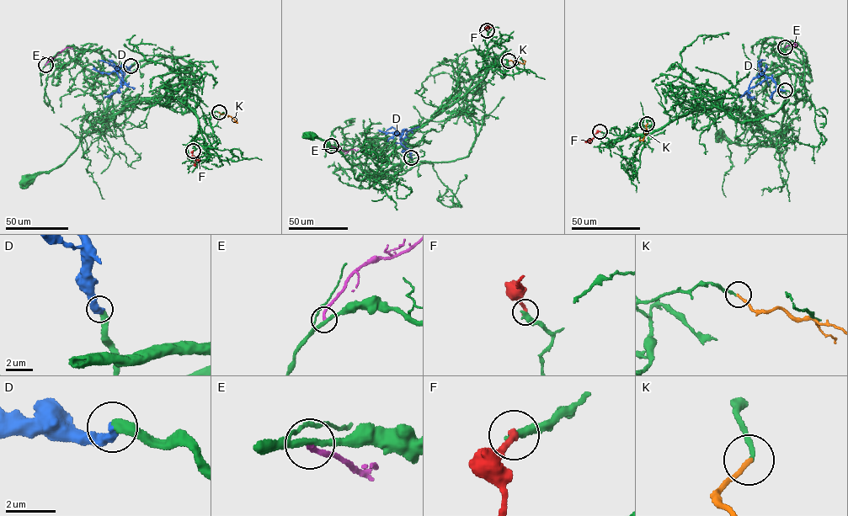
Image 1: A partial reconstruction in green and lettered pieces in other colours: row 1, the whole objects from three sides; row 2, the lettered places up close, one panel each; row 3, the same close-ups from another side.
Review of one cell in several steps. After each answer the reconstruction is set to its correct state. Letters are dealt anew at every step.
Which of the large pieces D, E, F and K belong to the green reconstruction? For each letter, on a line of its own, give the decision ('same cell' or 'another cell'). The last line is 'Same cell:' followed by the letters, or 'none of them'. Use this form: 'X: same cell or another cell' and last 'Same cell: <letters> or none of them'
D: same cell
E: another cell
F: another cell
K: another cell
Same cell: D

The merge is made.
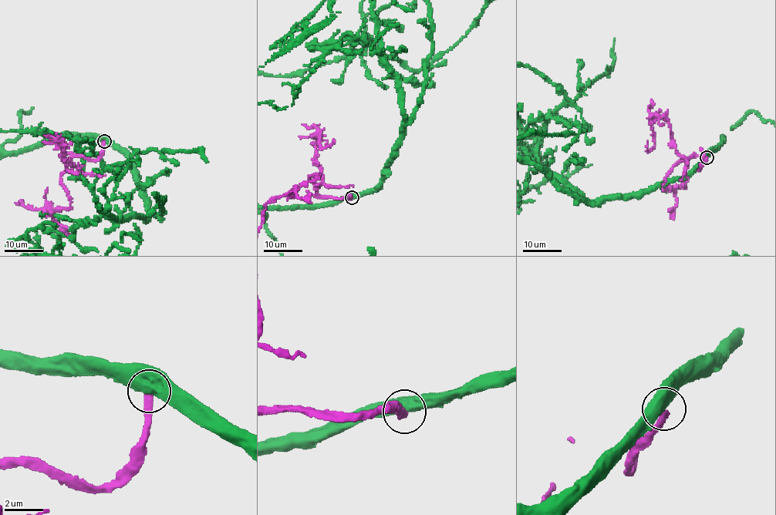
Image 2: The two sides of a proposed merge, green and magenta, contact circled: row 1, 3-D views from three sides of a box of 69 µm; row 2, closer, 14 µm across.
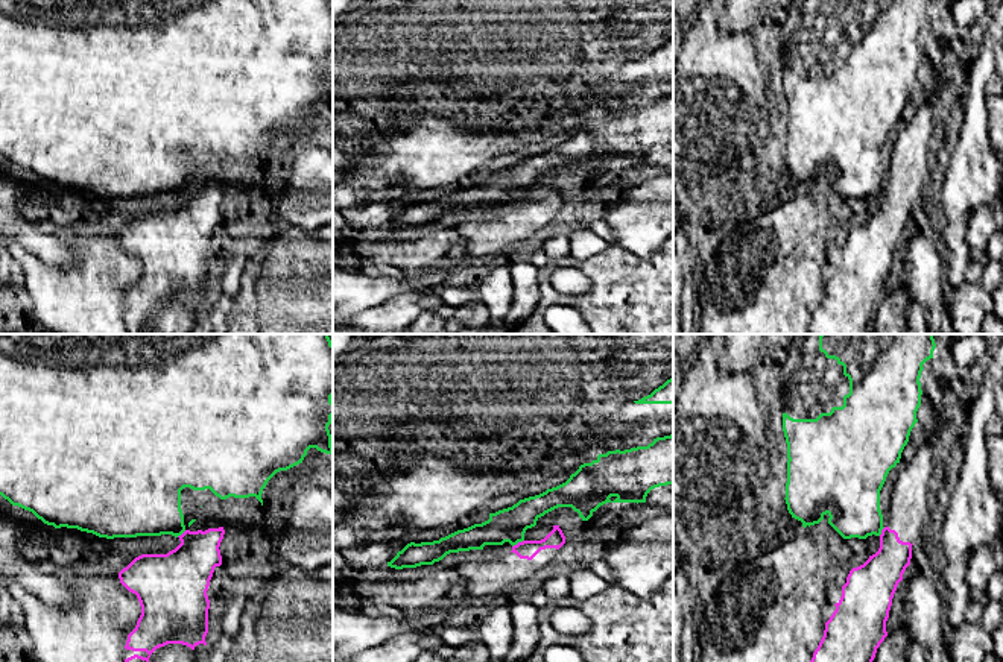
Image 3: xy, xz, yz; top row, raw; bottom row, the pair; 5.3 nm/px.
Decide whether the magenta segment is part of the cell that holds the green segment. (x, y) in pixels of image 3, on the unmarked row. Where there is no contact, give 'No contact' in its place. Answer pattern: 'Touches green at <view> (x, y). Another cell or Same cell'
Touches green at xz (517, 202). Another cell

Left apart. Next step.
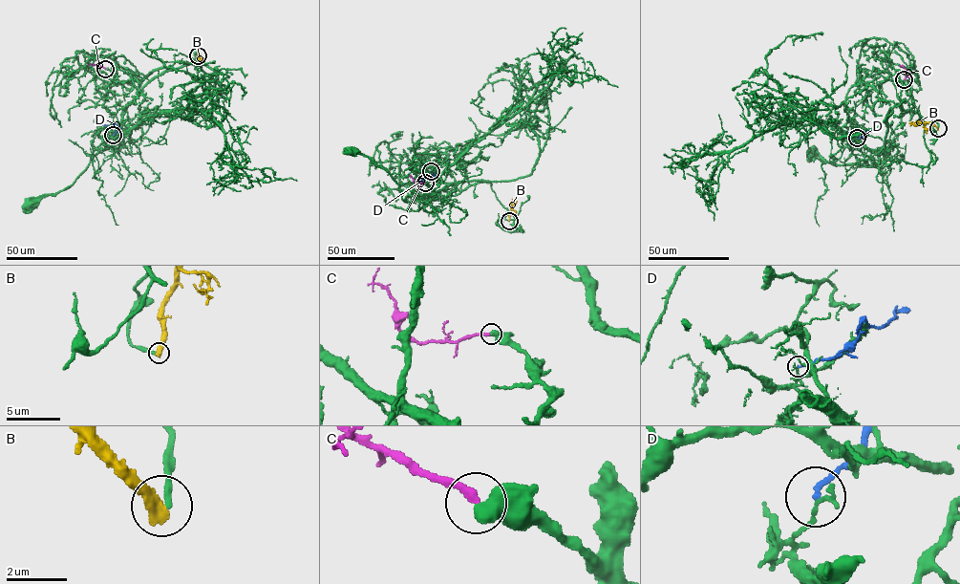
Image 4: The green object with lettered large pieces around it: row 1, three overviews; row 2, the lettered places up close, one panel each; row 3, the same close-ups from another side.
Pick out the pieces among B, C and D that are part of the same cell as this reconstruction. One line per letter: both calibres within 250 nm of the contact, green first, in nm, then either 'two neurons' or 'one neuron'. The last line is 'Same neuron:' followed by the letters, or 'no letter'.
B: 240 nm thick on the green side, 480 nm on the other; two neurons
C: 600 nm thick on the green side, 240 nm on the other; two neurons
D: 150 nm thick on the green side, 180 nm on the other; two neurons
Same neuron: no letter

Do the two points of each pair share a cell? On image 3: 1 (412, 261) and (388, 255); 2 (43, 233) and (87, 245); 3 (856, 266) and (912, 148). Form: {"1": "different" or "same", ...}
{"1": "same", "2": "different", "3": "same"}

